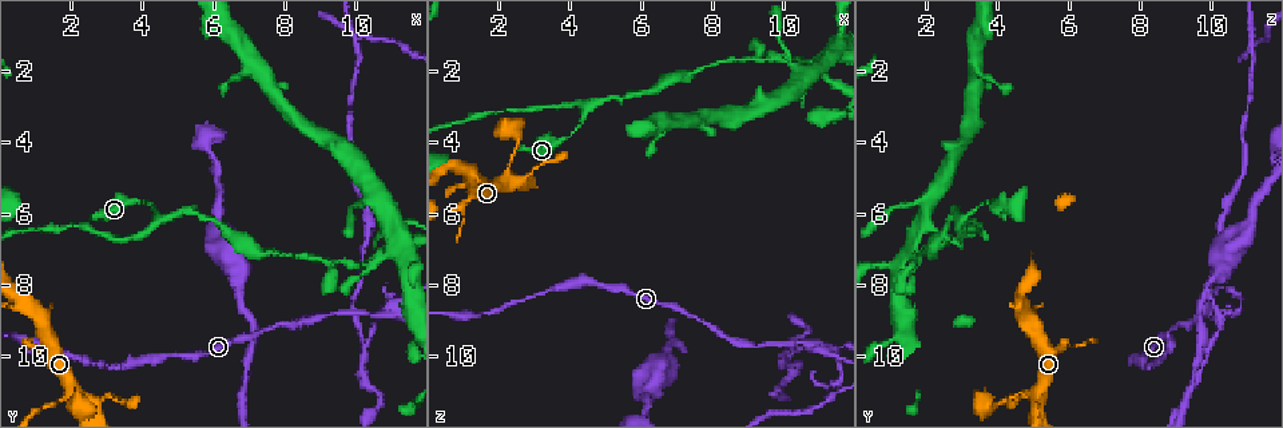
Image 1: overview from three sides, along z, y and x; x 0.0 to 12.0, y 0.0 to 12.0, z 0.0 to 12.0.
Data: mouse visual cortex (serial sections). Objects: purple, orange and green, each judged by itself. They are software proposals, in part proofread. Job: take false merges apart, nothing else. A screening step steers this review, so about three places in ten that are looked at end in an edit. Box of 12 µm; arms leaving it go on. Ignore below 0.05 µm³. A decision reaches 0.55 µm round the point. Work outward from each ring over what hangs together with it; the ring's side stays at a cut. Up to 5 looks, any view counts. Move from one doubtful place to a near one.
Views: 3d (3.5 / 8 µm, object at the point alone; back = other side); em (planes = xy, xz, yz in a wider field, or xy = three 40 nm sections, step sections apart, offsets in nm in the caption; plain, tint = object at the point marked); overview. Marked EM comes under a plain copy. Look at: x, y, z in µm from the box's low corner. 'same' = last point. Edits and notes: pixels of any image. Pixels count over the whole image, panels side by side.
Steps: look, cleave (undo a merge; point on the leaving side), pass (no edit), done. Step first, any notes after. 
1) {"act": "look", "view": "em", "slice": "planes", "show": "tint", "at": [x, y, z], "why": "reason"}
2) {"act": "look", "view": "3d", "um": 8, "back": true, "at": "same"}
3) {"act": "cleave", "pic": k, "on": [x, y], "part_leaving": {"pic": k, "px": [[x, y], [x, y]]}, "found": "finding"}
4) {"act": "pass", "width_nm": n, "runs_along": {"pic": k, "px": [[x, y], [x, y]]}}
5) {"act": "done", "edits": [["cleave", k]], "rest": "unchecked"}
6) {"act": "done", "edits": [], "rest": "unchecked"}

{"act": "look", "view": "3d", "um": 3.5, "at": [2.2, 11.0, 5.1], "why": "small branch off a trunk"}

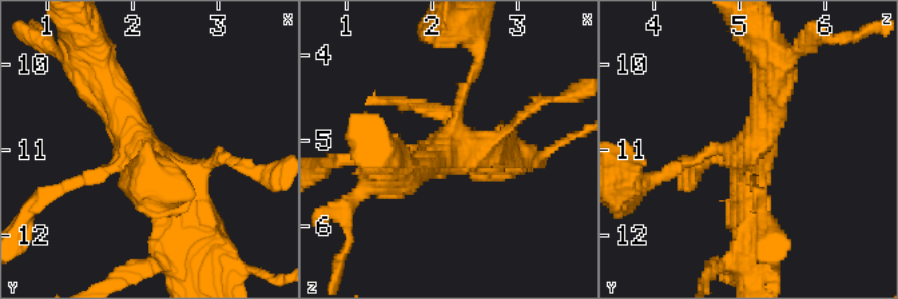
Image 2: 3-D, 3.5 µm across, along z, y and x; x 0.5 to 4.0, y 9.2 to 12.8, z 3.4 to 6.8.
{"act": "look", "view": "em", "slice": "xy", "step": 5, "show": "tint", "at": [2.15, 11.05, 5.05]}

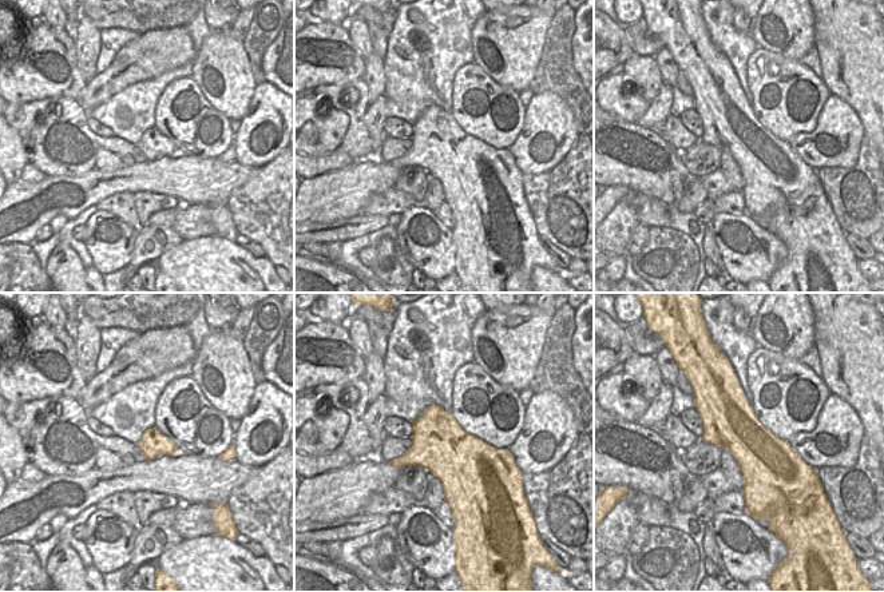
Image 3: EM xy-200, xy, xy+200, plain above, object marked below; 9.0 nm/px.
{"act": "pass", "runs_along": {"pic": 2, "px": [[103, 80], [201, 224]]}, "found": "all the same cell"}

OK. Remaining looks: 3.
{"act": "look", "view": "3d", "um": 3.5, "at": [4.5, 6.0, 3.2], "why": "three-way junction"}

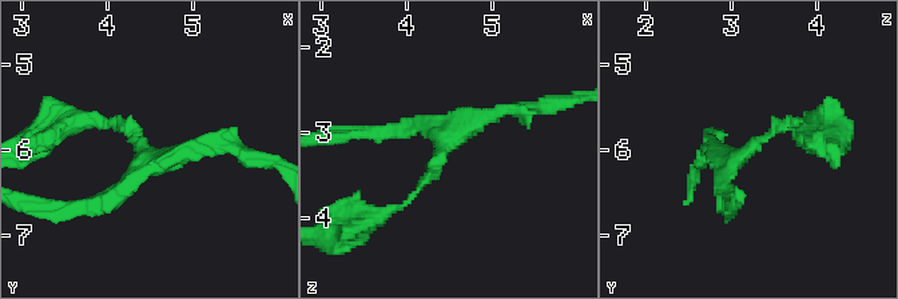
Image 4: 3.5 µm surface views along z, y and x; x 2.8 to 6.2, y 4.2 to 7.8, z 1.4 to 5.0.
{"act": "pass", "arm_widths_nm": [100, 150, 150], "found": "continuous, no second cell"}

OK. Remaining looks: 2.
{"act": "done", "edits": [], "rest": "unchecked"}

